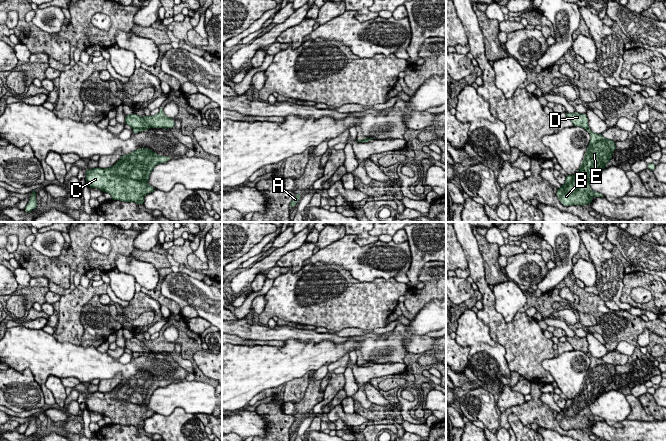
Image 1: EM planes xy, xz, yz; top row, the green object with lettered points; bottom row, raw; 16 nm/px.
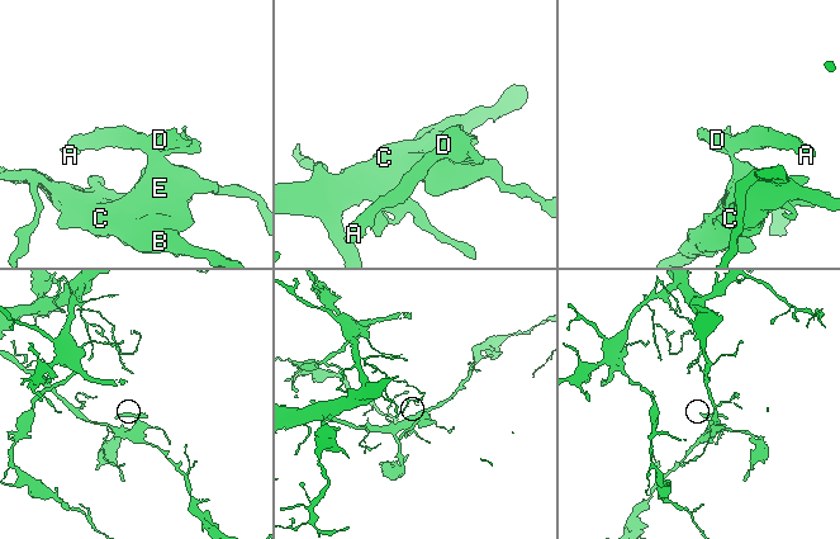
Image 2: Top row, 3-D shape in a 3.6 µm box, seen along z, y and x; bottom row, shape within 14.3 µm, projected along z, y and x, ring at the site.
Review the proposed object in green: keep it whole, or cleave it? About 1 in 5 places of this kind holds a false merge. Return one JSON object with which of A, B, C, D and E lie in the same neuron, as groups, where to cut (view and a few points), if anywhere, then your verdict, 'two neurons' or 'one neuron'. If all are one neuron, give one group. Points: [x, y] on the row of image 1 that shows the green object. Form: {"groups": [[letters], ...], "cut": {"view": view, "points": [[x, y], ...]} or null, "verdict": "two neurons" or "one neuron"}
{"groups": [["A", "D"], ["B", "C", "E"]], "cut": {"view": "yz", "points": [[588, 127], [586, 129]]}, "verdict": "two neurons"}

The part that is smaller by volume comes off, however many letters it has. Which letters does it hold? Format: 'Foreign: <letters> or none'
Foreign: A, D

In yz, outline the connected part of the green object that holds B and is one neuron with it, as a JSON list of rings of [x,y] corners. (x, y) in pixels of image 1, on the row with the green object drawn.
[[[589,128],[586,130],[591,139],[582,165],[574,175],[566,175],[565,184],[556,193],[564,206],[590,204],[593,196],[604,198],[591,189],[589,182],[606,168],[616,149],[615,141],[604,138],[602,134],[595,134]]]

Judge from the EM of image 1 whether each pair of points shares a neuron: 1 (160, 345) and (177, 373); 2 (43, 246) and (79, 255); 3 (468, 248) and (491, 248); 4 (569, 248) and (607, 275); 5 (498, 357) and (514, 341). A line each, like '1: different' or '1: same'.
1: different
2: different
3: different
4: different
5: different

